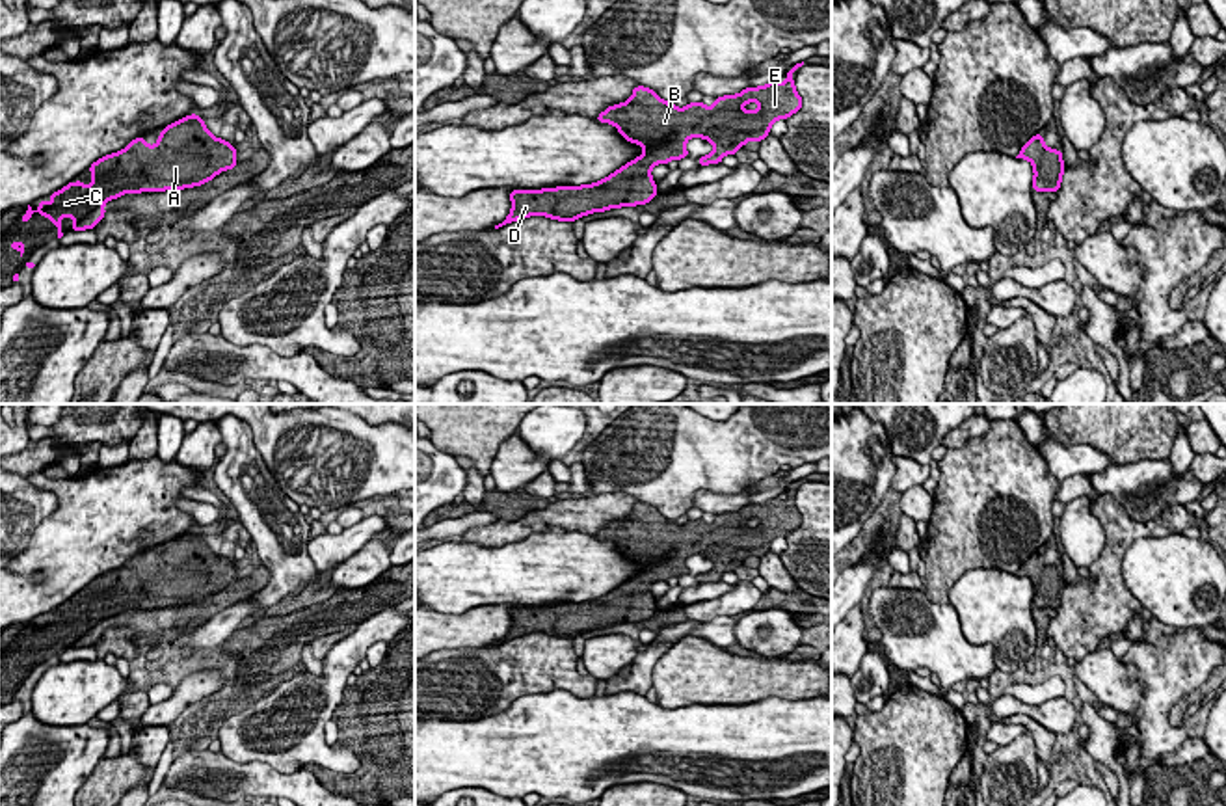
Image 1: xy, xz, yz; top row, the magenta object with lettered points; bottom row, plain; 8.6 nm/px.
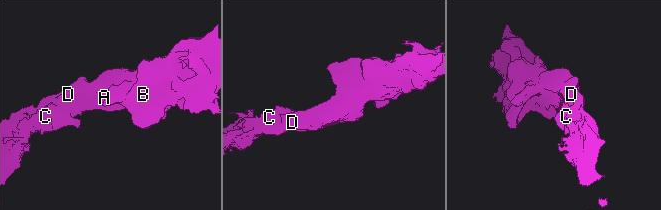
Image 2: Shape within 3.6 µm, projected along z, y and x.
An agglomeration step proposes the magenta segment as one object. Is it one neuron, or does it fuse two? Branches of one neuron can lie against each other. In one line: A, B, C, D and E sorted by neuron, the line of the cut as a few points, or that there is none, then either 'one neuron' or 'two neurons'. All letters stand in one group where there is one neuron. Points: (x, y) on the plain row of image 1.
A B C D E | no cut | one neuron

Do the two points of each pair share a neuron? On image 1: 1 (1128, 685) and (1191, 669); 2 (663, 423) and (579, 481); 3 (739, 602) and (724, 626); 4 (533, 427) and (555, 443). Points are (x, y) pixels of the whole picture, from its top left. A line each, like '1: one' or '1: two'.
1: two
2: two
3: two
4: one

